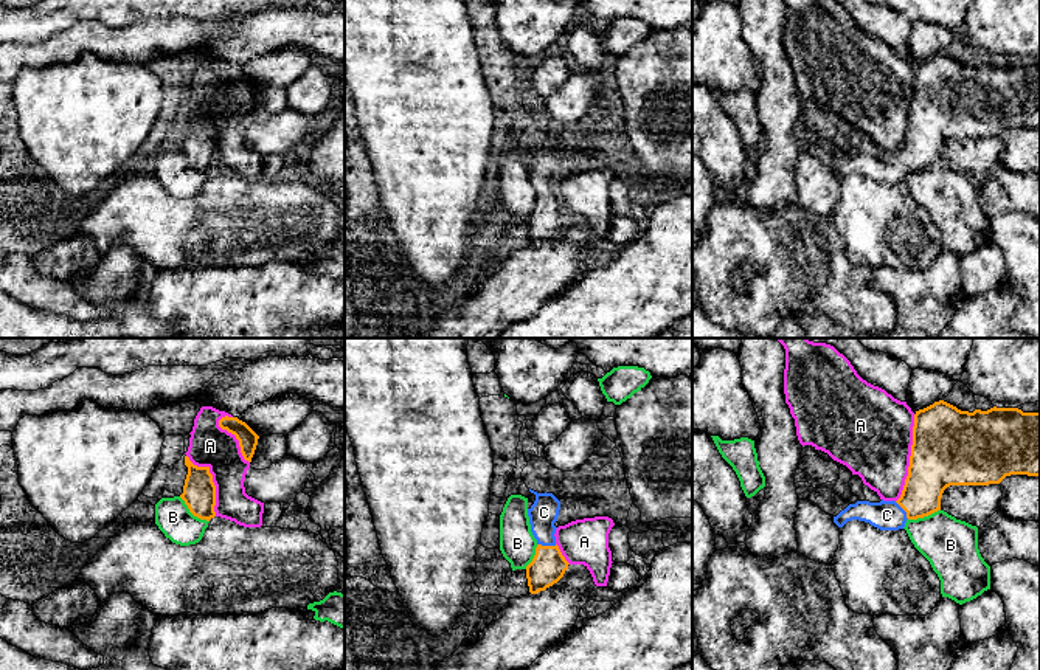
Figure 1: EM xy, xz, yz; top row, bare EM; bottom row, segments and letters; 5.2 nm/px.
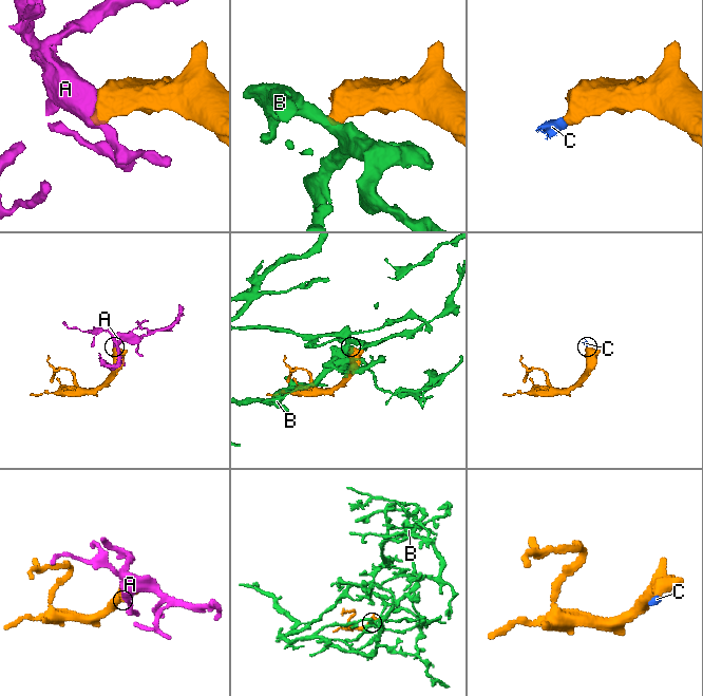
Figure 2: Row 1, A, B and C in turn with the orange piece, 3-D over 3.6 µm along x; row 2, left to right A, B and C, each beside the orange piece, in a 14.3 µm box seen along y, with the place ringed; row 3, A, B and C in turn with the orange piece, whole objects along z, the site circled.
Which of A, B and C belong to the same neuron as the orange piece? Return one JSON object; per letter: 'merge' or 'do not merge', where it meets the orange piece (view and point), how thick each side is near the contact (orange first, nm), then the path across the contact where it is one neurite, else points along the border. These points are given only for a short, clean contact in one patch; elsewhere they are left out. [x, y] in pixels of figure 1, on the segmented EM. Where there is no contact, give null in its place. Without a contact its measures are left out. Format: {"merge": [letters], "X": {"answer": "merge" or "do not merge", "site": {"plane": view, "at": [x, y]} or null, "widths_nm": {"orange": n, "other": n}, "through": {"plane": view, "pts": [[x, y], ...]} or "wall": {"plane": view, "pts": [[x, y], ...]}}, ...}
{"merge": ["C"], "A": {"answer": "do not merge", "site": {"plane": "yz", "at": [910, 458]}, "widths_nm": {"orange": 400, "other": 440}}, "B": {"answer": "do not merge", "site": {"plane": "xy", "at": [193, 514]}, "widths_nm": {"orange": 180, "other": 190}, "wall": {"plane": "xy", "pts": [[179, 497], [194, 515], [208, 521]]}}, "C": {"answer": "merge", "site": {"plane": "xz", "at": [547, 546]}, "widths_nm": {"orange": 180, "other": 150}, "through": {"plane": "xz", "pts": [[548, 565], [547, 546], [544, 512]]}}}

